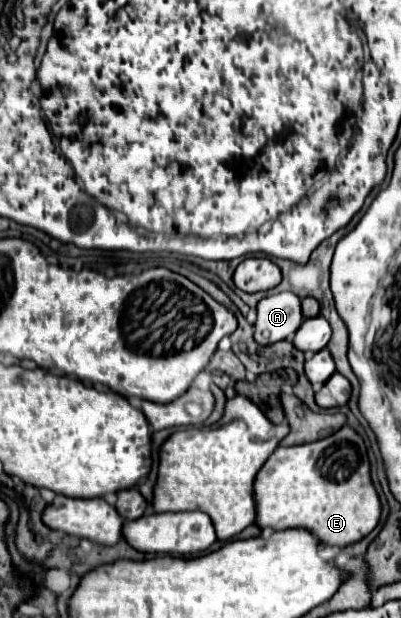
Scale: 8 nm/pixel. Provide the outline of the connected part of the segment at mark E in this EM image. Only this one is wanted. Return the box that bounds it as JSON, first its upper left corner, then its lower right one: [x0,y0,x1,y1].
[253,426,381,546]

